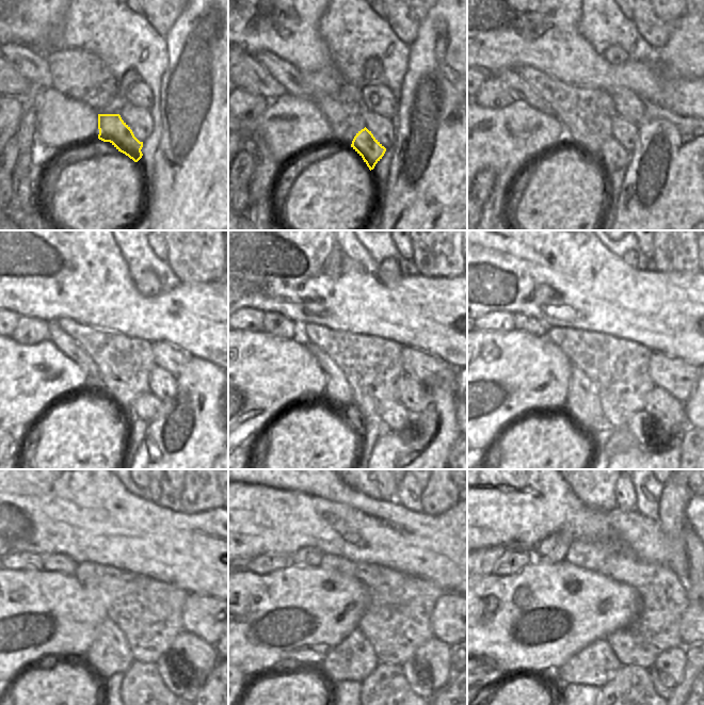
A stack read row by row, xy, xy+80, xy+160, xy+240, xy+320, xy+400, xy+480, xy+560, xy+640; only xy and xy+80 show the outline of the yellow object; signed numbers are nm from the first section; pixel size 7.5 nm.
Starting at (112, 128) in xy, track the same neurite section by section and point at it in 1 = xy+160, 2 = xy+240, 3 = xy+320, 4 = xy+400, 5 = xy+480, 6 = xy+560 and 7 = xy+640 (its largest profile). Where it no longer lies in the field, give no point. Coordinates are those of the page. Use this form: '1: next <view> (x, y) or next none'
1: next xy+160 (616, 157)
2: next xy+240 (146, 407)
3: next xy+320 (395, 418)
4: next xy+400 (641, 425)
5: next xy+480 (178, 684)
6: next xy+560 (420, 683)
7: next xy+640 (664, 685)

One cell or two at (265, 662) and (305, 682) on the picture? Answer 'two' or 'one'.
two

